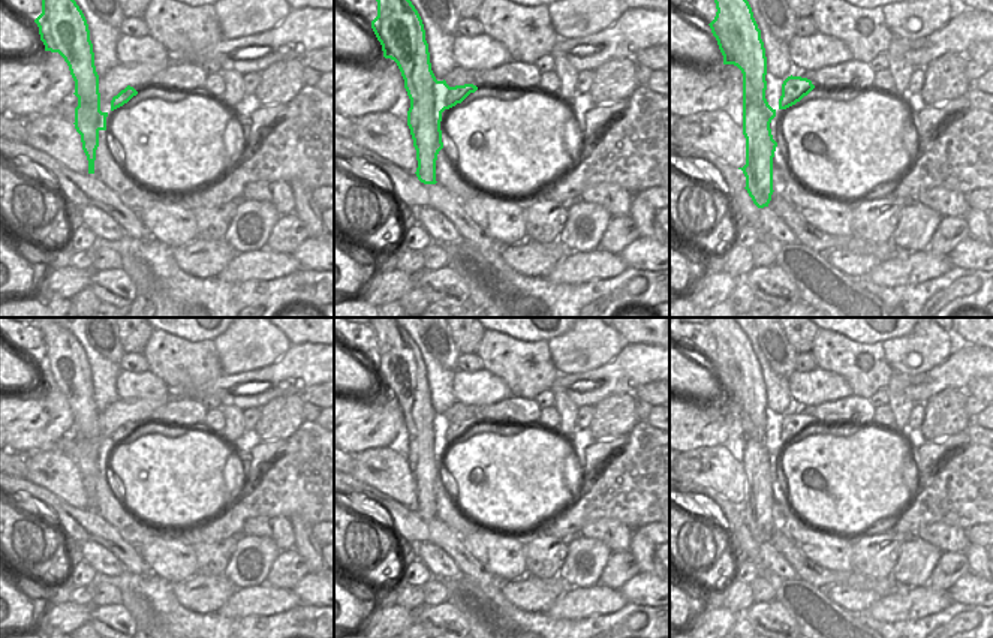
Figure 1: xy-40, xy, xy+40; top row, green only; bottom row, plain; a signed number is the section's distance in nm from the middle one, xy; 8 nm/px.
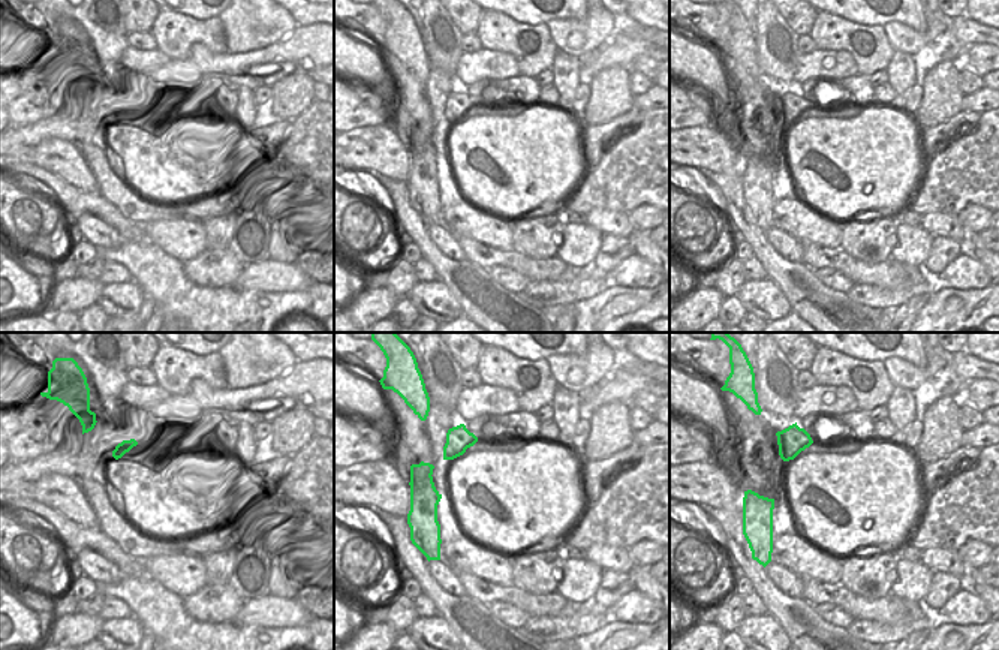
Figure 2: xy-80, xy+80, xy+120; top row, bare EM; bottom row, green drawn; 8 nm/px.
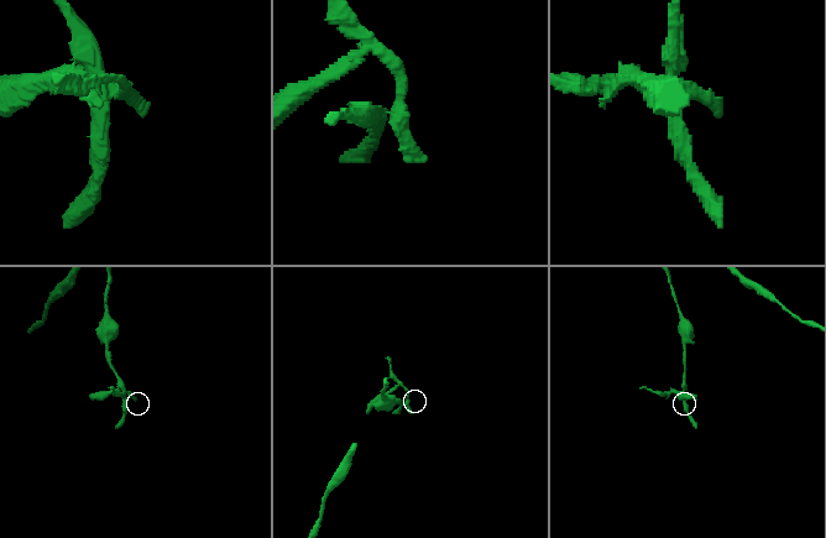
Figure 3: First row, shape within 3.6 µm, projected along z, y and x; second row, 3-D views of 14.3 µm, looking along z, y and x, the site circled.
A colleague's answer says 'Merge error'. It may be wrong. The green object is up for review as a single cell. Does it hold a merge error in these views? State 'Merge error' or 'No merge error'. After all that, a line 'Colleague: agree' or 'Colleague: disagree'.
Merge error.
Colleague: agree

